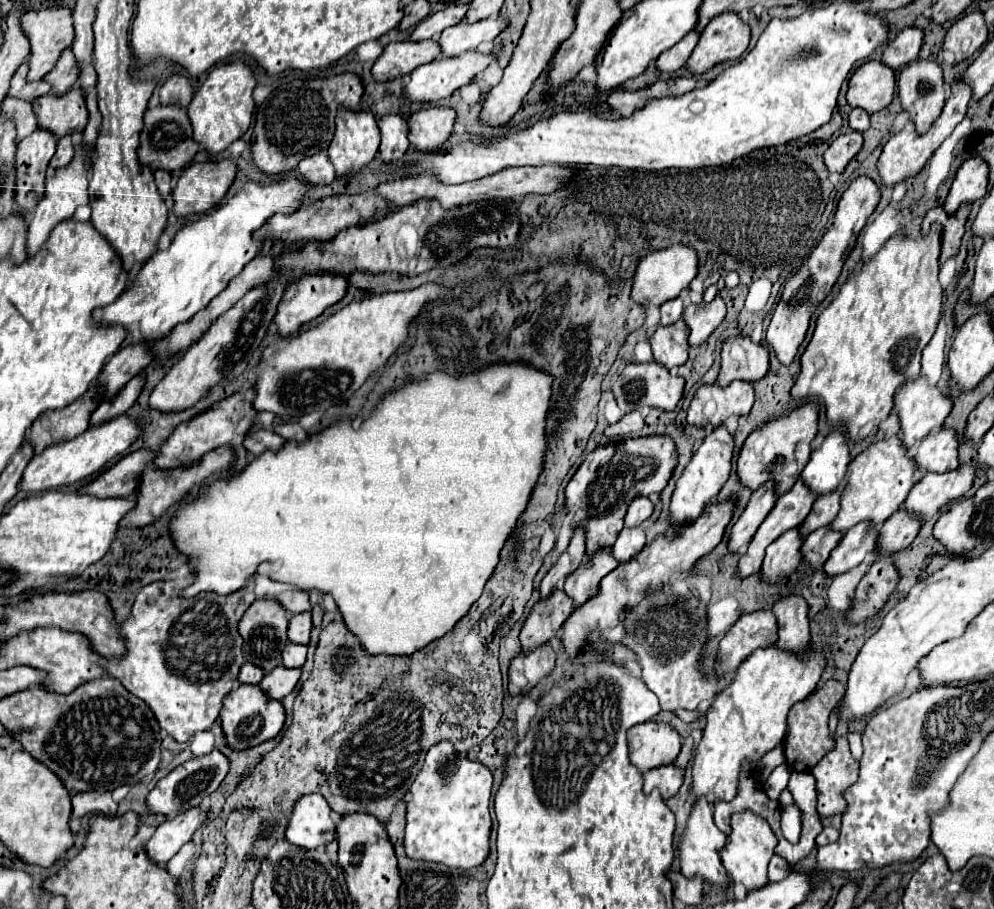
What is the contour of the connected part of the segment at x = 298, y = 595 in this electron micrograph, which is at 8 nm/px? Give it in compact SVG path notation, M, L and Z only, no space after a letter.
M289 588L277 596L277 600L291 612L291 614L301 614L305 610L311 610L309 602L309 592L299 590L299 588Z

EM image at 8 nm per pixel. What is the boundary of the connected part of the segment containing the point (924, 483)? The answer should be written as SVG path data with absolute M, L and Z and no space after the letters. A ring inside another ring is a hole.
M959 466L947 474L925 474L911 490L911 498L903 504L903 510L915 514L923 520L935 516L951 500L963 496L975 480L975 470L971 466Z

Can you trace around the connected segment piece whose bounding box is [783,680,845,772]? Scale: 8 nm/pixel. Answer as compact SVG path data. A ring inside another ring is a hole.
M827 680L823 684L823 688L815 690L811 696L807 696L805 700L797 702L791 710L789 710L789 736L783 744L785 748L785 760L787 766L793 772L811 772L813 766L823 758L823 754L827 754L827 750L831 750L831 746L835 744L835 740L829 736L829 728L827 728L827 720L831 710L835 708L835 704L843 698L845 686L839 680Z

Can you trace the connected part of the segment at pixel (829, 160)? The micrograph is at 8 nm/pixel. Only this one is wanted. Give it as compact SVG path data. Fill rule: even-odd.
M847 132L831 142L831 146L825 152L825 166L829 172L843 172L845 166L857 156L857 152L863 148L863 136L861 132Z

